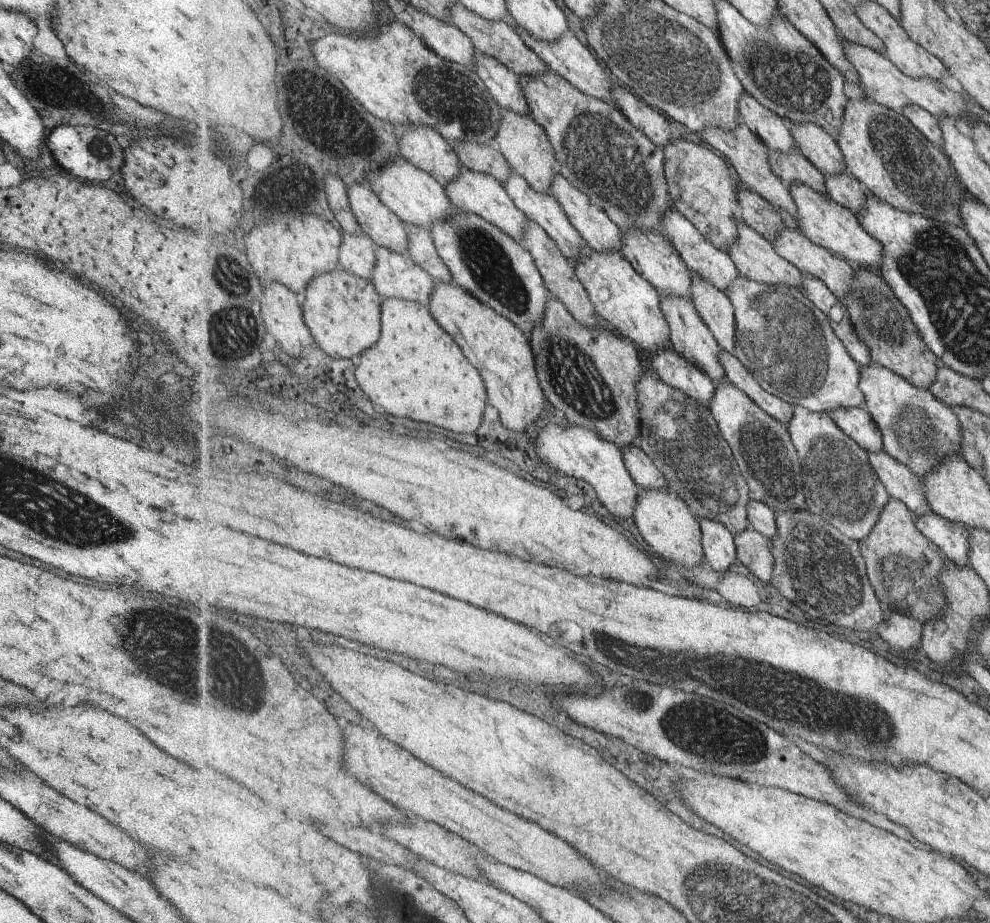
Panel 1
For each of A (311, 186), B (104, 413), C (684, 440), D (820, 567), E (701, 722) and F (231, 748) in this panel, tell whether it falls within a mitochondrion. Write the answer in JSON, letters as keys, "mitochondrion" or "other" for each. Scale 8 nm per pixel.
{"A":"other","B":"other","C":"mitochondrion","D":"mitochondrion","E":"mitochondrion","F":"other"}

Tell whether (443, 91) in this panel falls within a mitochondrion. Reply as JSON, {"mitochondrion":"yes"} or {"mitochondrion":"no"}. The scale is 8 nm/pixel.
{"mitochondrion":"yes"}

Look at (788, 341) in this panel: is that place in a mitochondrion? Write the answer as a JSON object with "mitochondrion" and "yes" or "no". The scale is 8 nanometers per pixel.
{"mitochondrion":"yes"}

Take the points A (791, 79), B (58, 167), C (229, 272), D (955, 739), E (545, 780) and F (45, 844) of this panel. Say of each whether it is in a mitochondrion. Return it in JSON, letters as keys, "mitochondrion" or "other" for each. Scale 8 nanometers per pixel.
{"A":"mitochondrion","B":"other","C":"mitochondrion","D":"other","E":"mitochondrion","F":"other"}

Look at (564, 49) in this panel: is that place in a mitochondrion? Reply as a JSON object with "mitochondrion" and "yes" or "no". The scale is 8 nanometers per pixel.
{"mitochondrion":"no"}

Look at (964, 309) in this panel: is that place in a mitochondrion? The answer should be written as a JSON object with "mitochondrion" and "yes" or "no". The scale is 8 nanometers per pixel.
{"mitochondrion":"yes"}

